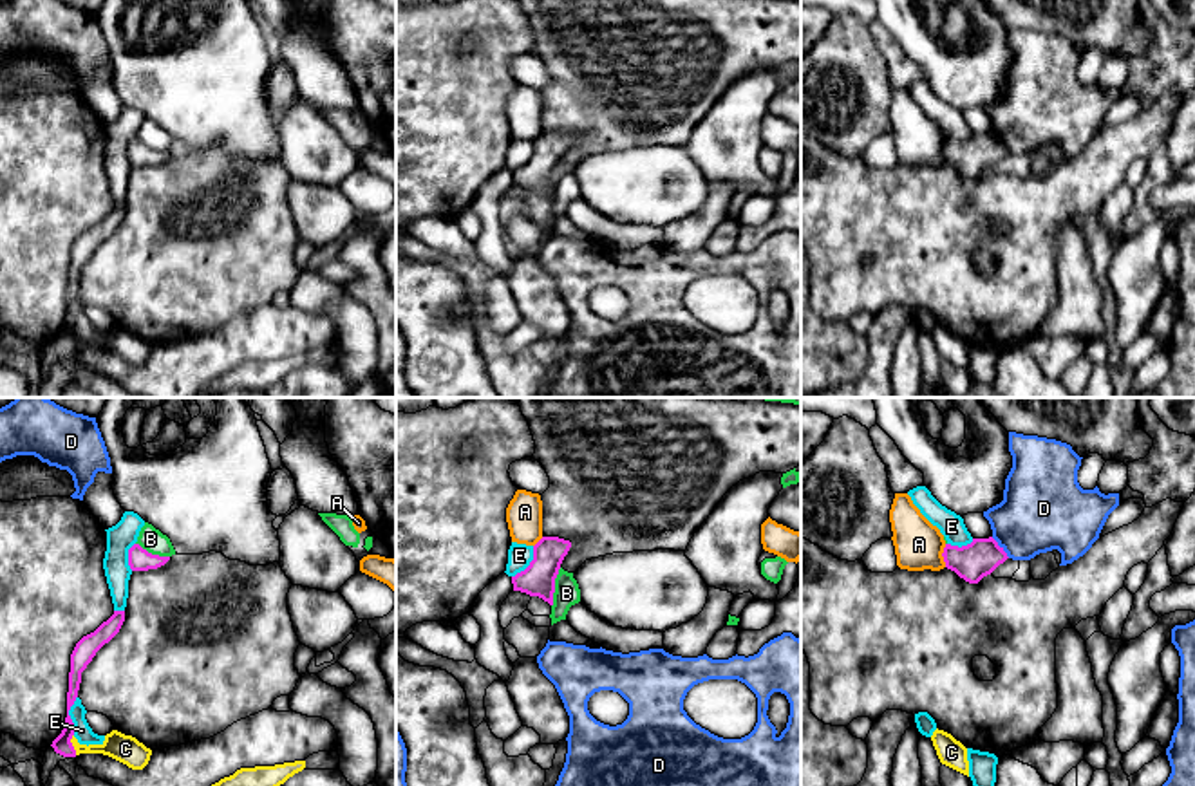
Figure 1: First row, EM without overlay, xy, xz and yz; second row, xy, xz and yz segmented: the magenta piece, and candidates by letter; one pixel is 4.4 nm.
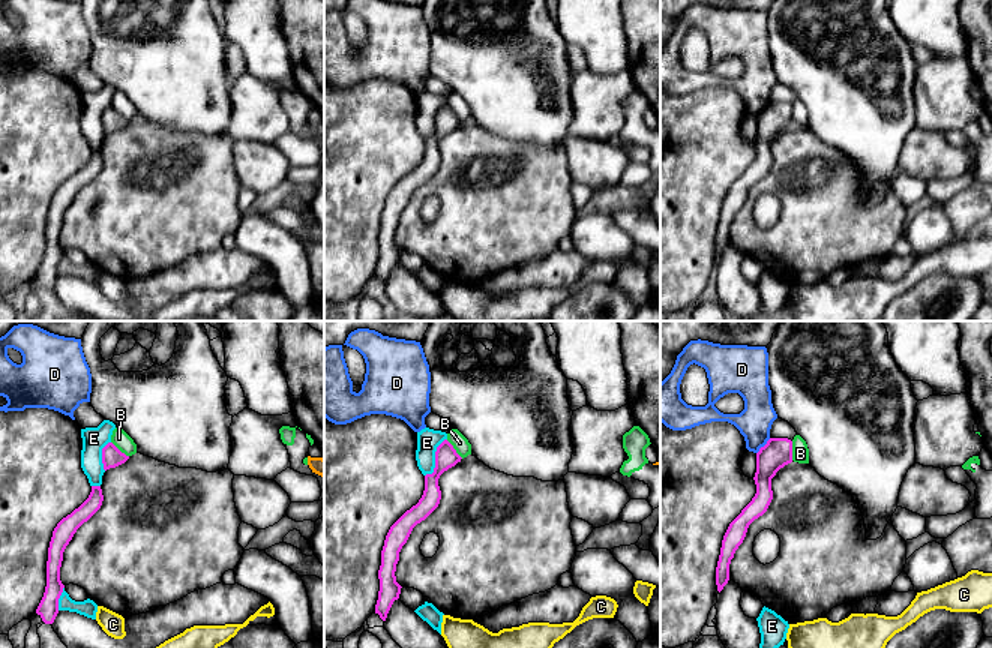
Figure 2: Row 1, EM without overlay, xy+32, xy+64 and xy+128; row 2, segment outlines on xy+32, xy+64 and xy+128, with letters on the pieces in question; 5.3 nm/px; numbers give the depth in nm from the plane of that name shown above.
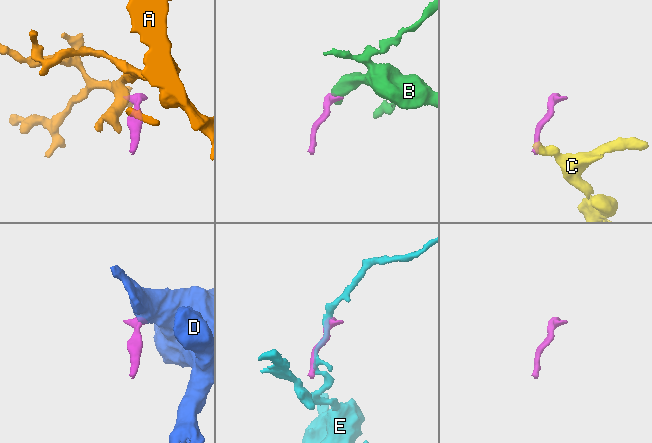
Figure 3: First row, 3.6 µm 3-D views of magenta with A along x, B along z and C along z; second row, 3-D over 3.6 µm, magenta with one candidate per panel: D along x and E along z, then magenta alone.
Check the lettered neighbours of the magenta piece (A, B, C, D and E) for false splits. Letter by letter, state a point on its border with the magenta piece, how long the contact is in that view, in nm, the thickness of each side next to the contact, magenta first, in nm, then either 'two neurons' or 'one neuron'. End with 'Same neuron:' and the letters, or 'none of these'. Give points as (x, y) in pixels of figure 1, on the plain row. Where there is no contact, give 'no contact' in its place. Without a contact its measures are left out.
A: yz (942, 150) | 100 nm | 160/220 nm | two neurons
B: xz (554, 183) | 180 nm | 150/110 nm | two neurons
C: xy (71, 340) | 100 nm | 90/130 nm | two neurons
D: yz (1000, 143) | 130 nm | 160/360 nm | two neurons
E: xy (69, 311) | 180 nm | 90/80 nm | two neurons
Same neuron: none of these

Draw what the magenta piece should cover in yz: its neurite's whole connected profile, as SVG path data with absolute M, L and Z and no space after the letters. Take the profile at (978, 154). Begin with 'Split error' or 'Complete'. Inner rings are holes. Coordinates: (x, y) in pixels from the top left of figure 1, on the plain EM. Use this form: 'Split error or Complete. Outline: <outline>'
Complete. Outline: M993 132L973 134L962 143L946 139L942 152L946 163L969 179L978 179L1009 154Z

